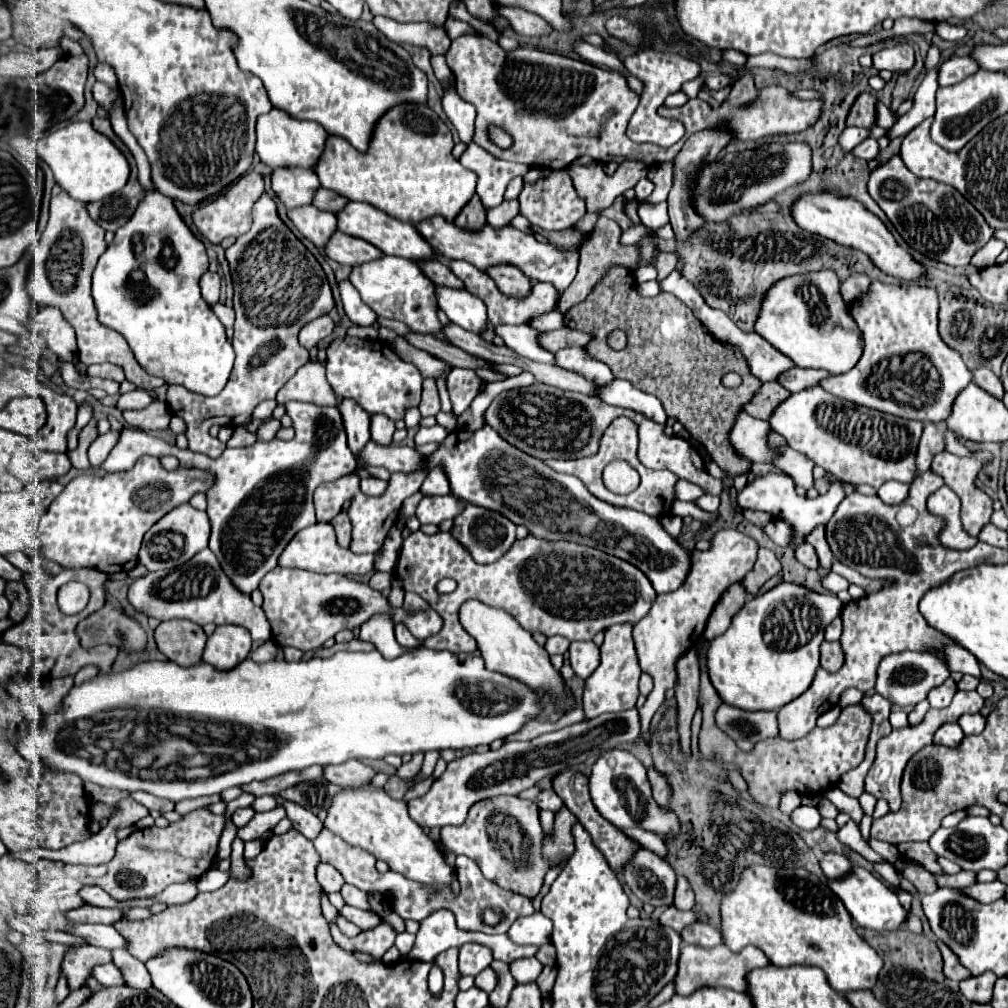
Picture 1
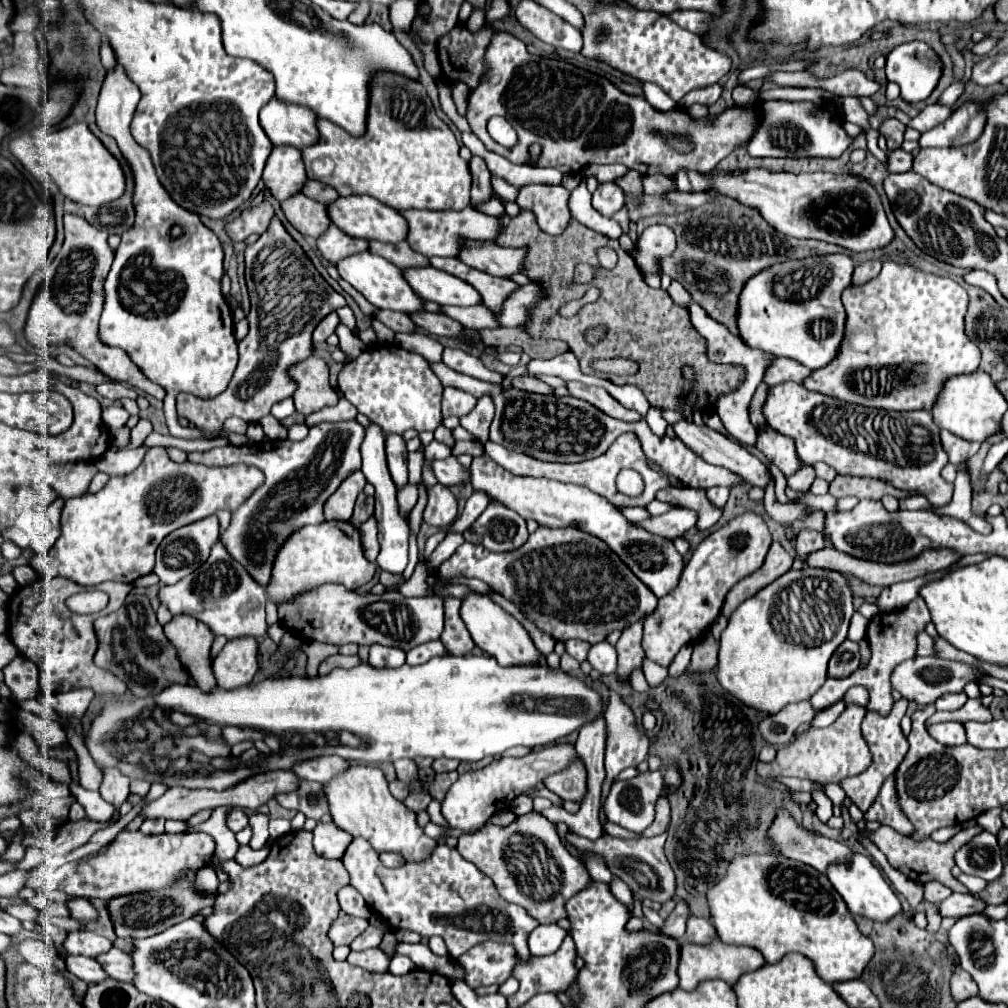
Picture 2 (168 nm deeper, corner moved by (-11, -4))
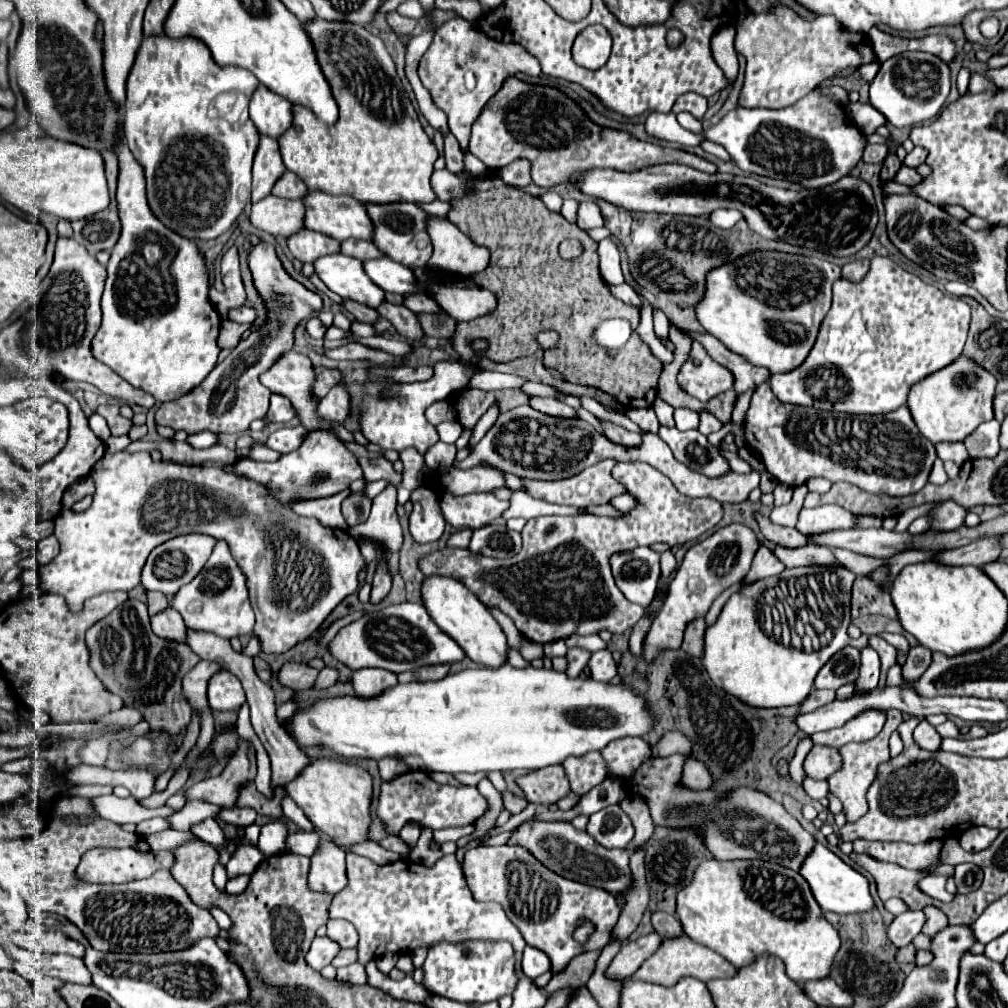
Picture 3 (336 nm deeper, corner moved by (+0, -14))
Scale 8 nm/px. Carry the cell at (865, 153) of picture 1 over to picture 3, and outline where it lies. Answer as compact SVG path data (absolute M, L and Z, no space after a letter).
M901 166L901 170L899 170L897 176L895 176L895 182L905 184L905 186L915 186L915 184L919 184L921 180L923 180L923 176L921 176L917 170L905 168L905 166Z

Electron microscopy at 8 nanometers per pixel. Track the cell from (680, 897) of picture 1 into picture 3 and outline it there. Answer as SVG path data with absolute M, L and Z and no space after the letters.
M647 934L641 936L633 942L627 942L621 946L619 954L611 960L609 968L605 970L605 978L613 980L613 982L621 982L629 976L633 976L637 972L637 968L647 960L647 956L651 956L657 948L659 948L659 934Z

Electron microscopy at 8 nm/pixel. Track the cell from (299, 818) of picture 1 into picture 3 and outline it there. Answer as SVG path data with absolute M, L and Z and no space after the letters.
M323 840L317 854L311 858L309 888L325 894L339 894L347 886L345 852L331 840Z

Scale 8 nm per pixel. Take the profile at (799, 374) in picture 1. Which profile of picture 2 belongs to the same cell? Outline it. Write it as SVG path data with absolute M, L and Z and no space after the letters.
M776 358L774 364L768 368L764 382L768 386L778 386L782 382L804 382L810 376L810 368L790 360L790 358Z

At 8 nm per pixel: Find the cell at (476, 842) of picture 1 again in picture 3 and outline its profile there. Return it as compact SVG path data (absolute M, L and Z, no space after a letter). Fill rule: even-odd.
M505 844L491 848L469 848L463 860L463 874L475 900L501 904L507 918L519 928L525 942L549 956L553 974L563 972L575 956L589 950L601 950L609 942L611 930L619 920L621 908L617 906L615 894L603 888L591 888L587 884L563 880L519 846ZM583 920L593 924L593 934L587 942L577 942L573 932Z

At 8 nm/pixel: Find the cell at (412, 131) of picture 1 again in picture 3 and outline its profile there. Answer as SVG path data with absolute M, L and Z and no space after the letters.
M315 18L305 26L337 100L339 120L329 126L309 108L291 106L295 120L279 138L287 170L295 172L309 190L347 194L359 202L433 202L435 192L429 178L439 154L401 86L383 40L351 22Z

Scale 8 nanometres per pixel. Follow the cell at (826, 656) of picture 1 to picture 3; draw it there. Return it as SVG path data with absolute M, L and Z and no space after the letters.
M847 646L839 650L821 670L819 676L815 678L815 688L829 688L837 690L843 684L855 682L859 678L859 666L861 666L861 656L859 650L853 646Z

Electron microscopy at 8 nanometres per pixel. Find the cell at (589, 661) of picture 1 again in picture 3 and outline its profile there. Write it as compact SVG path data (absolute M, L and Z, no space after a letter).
M609 650L593 652L589 660L589 668L591 668L591 676L599 682L609 682L617 676L617 662L613 660Z

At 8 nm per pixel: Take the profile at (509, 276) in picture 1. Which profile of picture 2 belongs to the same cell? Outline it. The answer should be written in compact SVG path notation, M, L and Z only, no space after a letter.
M464 242L460 260L468 266L510 278L514 274L520 274L524 270L524 258L526 258L526 246L522 248L502 248L492 242Z

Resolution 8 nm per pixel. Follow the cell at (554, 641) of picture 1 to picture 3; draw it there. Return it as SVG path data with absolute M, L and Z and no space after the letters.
M569 648L569 652L567 652L567 660L569 660L567 674L569 676L579 676L583 672L583 668L587 666L589 658L591 658L589 650L585 650L585 648Z

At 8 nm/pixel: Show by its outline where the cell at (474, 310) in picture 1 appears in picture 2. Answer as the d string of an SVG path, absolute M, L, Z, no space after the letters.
M408 268L406 280L416 294L440 306L482 306L482 296L474 286L436 268Z

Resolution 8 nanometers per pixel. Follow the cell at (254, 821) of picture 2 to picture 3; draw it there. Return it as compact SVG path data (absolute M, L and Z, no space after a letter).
M241 844L237 848L237 852L231 856L229 864L225 866L227 868L227 878L237 878L241 874L253 874L261 860L263 860L263 854L255 846Z

